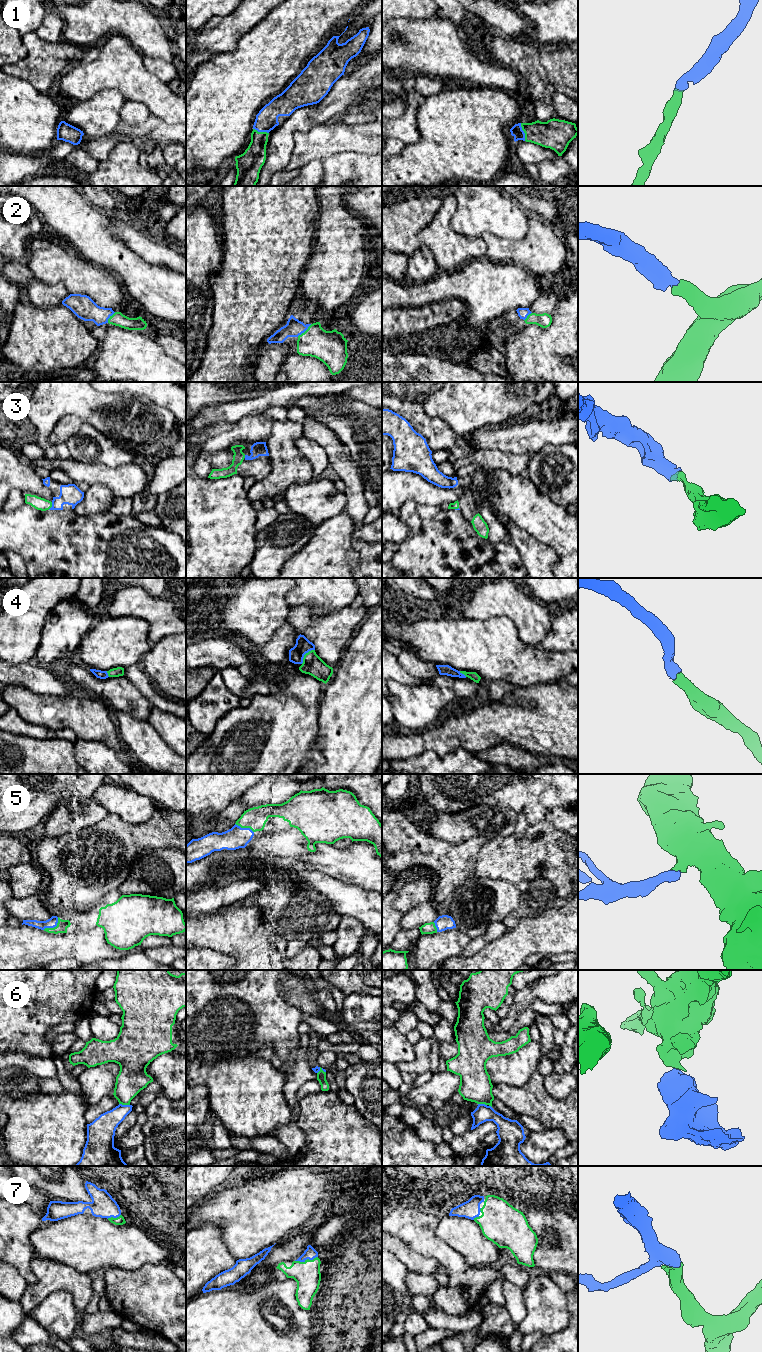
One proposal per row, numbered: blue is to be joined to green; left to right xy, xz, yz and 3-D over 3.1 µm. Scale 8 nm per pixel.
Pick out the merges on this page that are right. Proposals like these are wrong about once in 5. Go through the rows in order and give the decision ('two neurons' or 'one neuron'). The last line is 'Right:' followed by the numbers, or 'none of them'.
1: one neuron
2: one neuron
3: one neuron
4: one neuron
5: one neuron
6: two neurons
7: one neuron
Right: 1, 2, 3, 4, 5, 7

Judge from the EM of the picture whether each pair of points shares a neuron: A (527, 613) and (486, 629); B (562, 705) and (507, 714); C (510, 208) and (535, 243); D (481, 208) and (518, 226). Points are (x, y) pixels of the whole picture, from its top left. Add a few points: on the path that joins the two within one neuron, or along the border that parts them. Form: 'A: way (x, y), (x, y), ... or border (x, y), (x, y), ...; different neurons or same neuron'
A: border (487, 618), (506, 616), (513, 623), (521, 641); different neurons
B: way (548, 714), (521, 714); same neuron
C: border (529, 216), (527, 231), (520, 239), (505, 239); different neurons
D: way (490, 212), (509, 220); same neuron

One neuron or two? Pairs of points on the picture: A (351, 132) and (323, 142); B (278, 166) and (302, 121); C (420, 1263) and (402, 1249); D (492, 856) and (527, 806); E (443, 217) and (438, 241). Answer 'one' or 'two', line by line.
A: one
B: one
C: one
D: two
E: one

